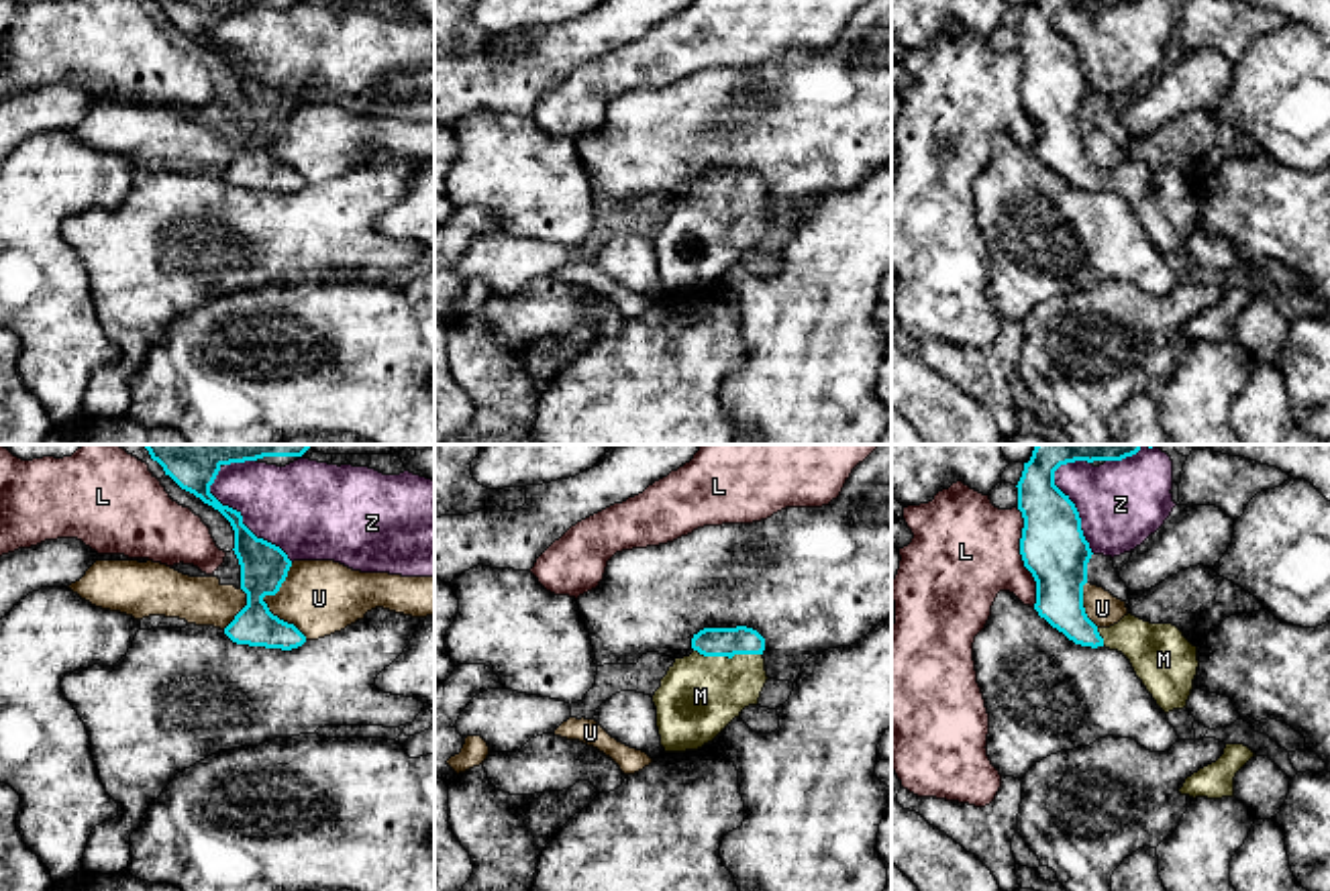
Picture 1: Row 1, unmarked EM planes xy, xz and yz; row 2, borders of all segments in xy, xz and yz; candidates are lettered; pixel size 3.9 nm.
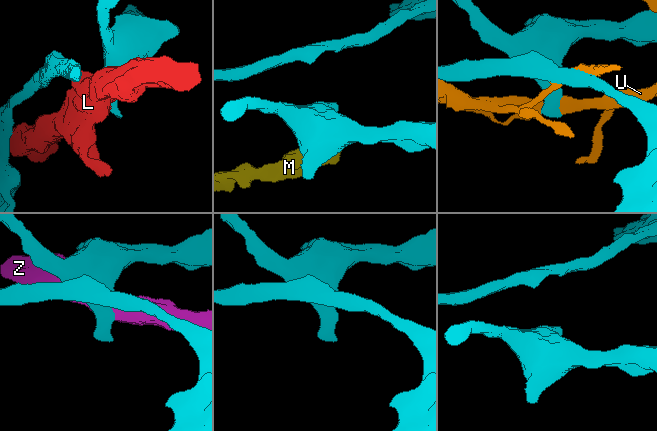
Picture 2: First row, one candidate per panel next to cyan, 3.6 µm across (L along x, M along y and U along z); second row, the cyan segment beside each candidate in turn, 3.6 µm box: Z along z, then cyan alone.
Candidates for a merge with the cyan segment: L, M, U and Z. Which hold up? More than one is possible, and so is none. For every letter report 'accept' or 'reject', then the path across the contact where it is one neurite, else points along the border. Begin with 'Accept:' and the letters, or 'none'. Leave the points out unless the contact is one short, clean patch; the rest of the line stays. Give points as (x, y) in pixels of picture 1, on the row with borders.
Accept: M
L: reject
M: accept; way xz (710, 641), (729, 657), (727, 669), (700, 696)
U: reject
Z: reject

